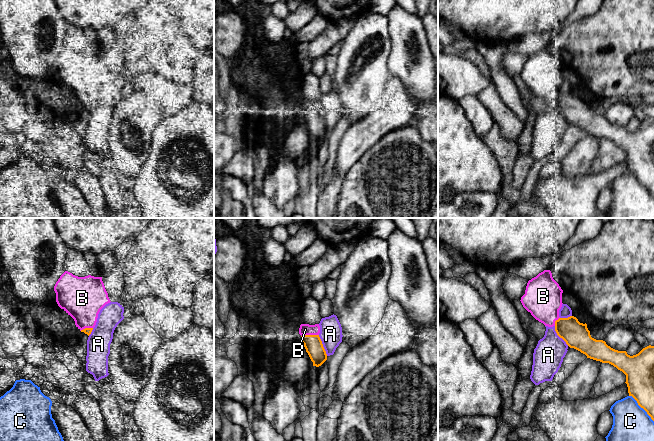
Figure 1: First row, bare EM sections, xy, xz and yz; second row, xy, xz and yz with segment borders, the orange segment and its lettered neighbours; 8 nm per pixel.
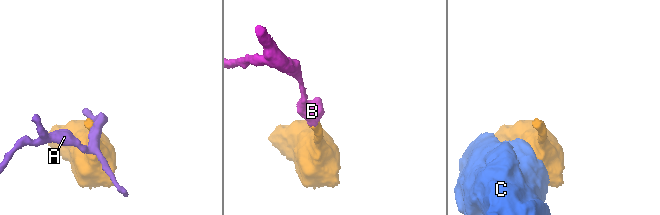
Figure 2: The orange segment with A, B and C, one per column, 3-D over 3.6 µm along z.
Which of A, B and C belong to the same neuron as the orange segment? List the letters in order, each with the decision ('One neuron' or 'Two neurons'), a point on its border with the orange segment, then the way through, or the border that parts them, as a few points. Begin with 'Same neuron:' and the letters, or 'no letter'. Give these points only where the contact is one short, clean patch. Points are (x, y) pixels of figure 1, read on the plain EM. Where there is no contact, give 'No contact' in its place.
Same neuron: B
A: Two neurons. Touches orange at xz (322, 121)
B: One neuron. Touches orange at xz (309, 111)
C: Two neurons. Touches orange at yz (642, 183)

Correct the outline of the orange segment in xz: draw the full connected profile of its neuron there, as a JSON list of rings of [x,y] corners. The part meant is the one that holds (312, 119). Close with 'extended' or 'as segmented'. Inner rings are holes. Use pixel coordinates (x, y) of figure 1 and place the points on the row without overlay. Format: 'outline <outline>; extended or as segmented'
outline [[[301,100],[299,110],[313,142],[319,143],[327,136],[327,130],[319,113],[319,100]]]; extended

